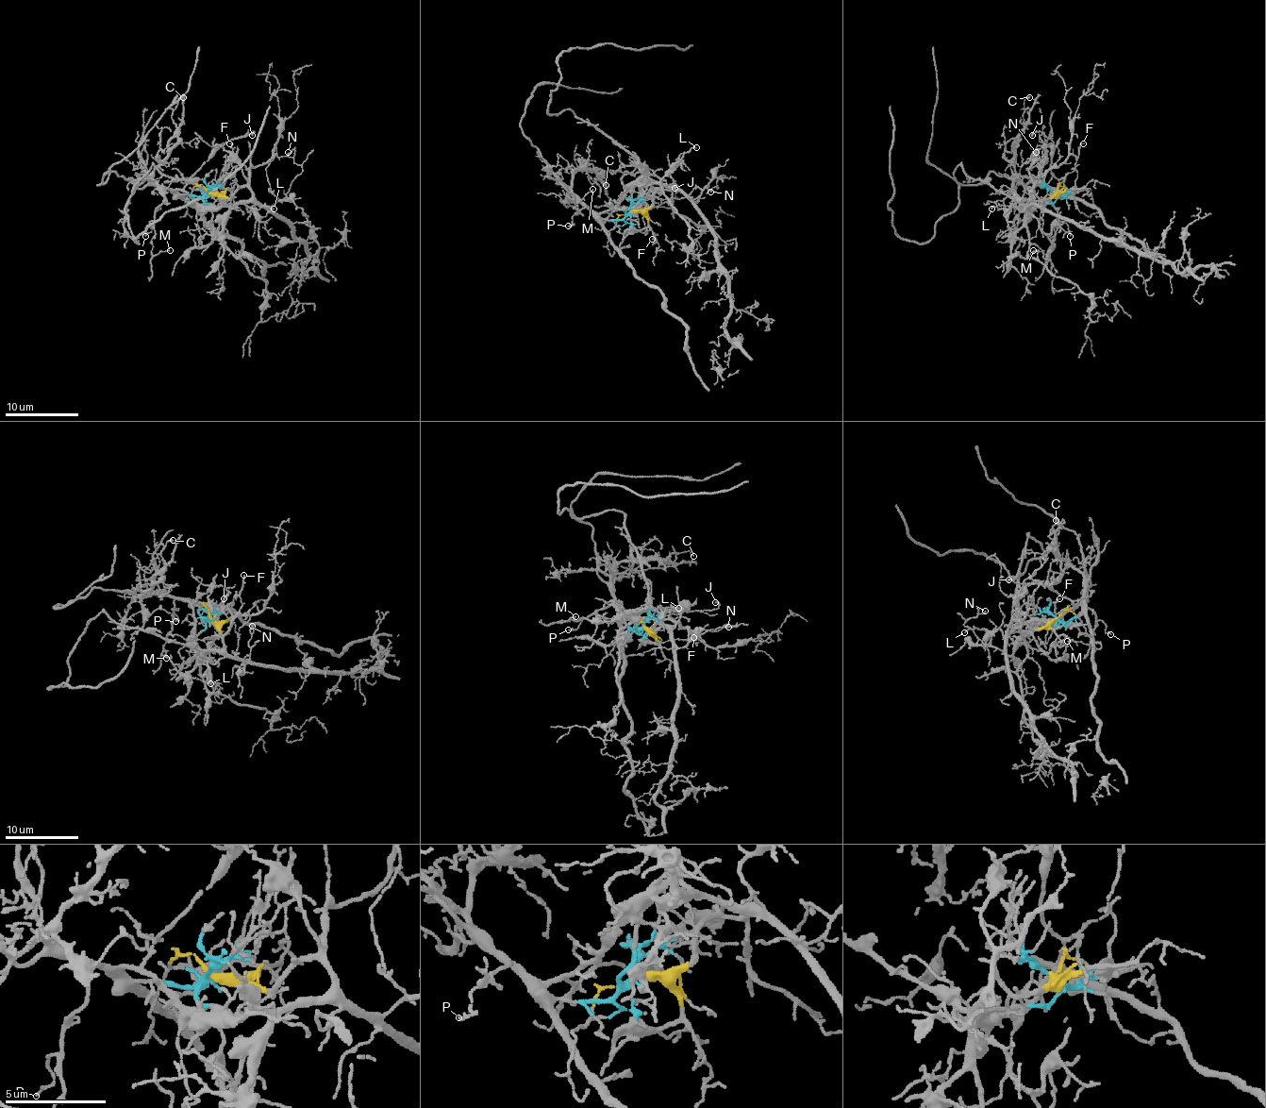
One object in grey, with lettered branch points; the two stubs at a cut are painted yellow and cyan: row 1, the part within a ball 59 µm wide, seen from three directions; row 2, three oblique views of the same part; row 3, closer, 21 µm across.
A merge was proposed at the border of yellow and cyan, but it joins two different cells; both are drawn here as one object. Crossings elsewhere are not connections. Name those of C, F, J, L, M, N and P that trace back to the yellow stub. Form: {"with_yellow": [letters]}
{"with_yellow": ["F", "L", "N"]}

